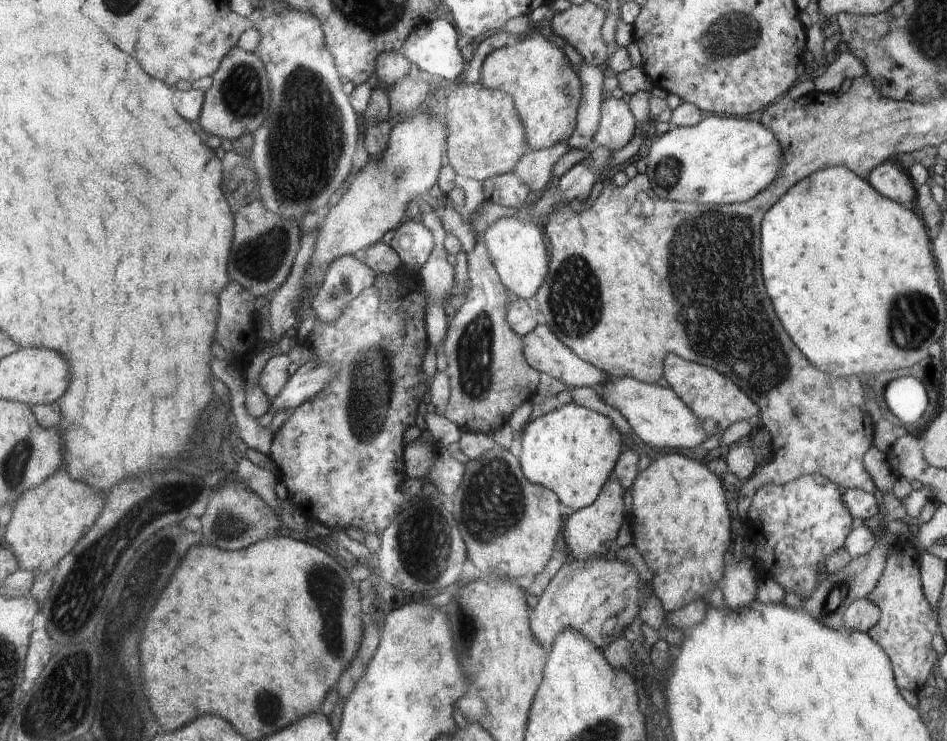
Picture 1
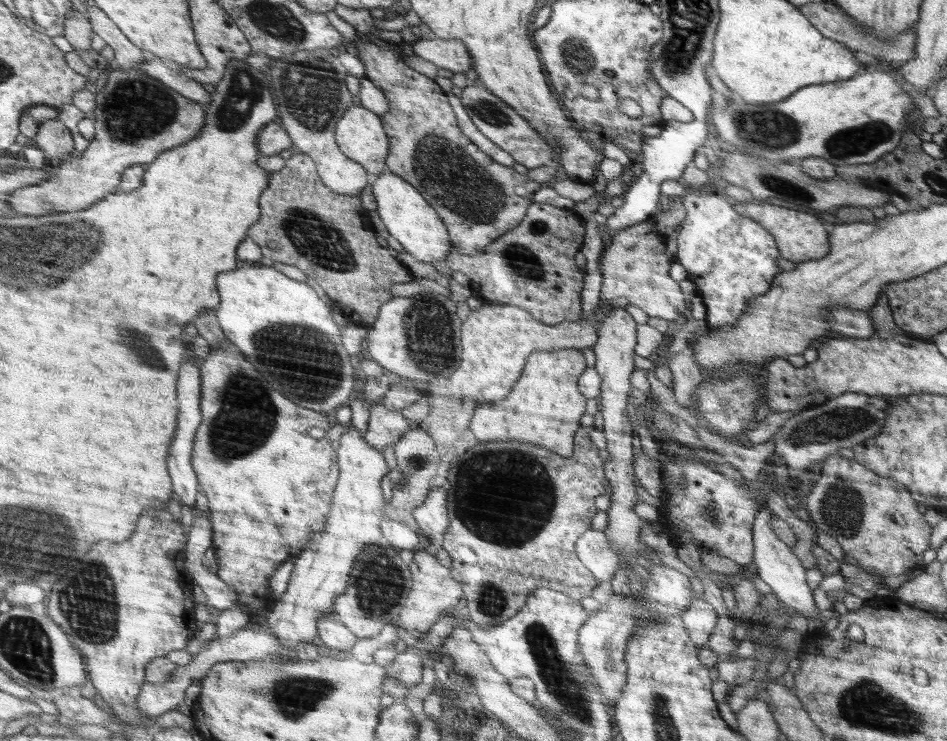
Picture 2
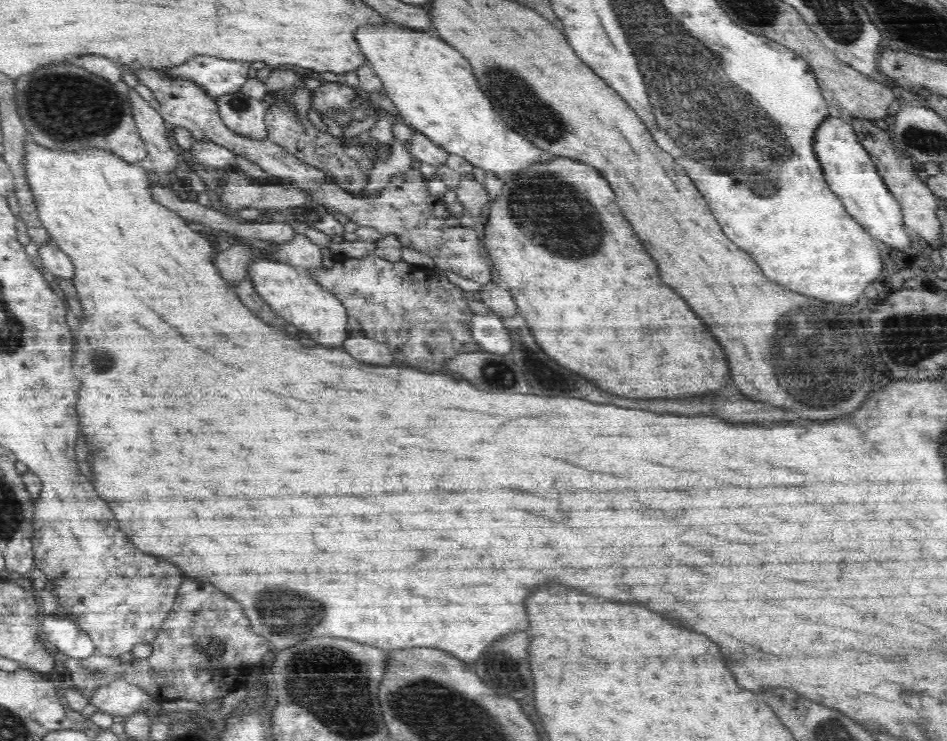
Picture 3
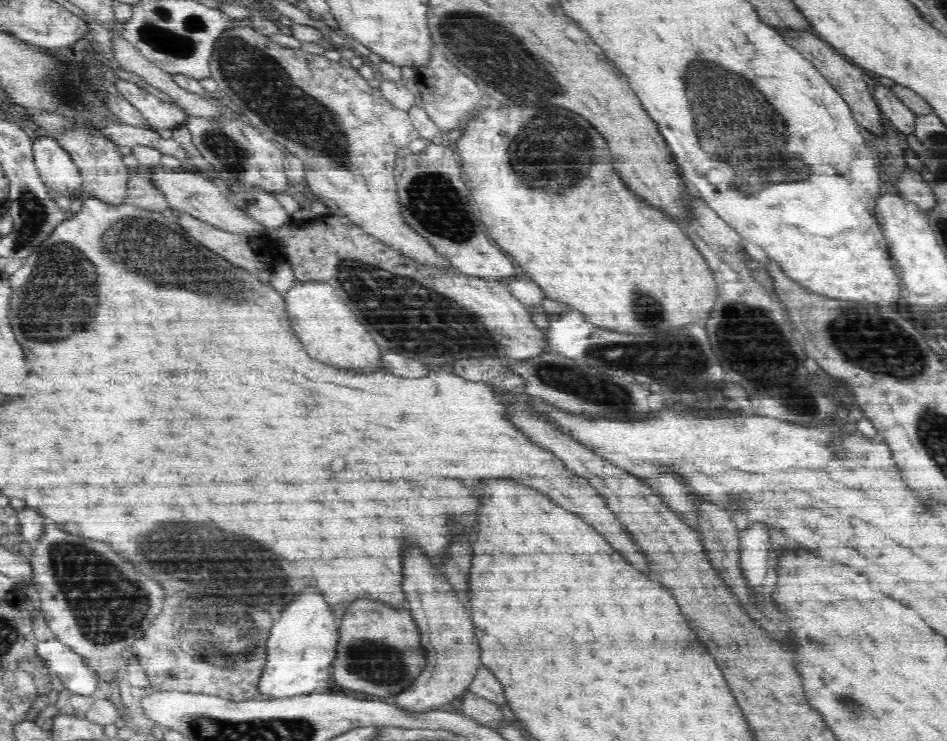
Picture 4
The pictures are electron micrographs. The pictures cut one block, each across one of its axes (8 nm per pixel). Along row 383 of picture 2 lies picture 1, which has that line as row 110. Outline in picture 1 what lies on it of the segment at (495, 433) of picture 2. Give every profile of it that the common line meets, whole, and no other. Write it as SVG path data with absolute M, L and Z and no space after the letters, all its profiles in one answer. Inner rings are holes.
M532 30L524 40L512 40L504 48L491 52L482 64L479 81L486 88L500 88L508 92L514 100L514 110L522 122L526 144L529 150L546 150L556 146L558 142L567 140L576 132L578 113L582 98L581 78L569 63L565 52L544 38L538 30Z

